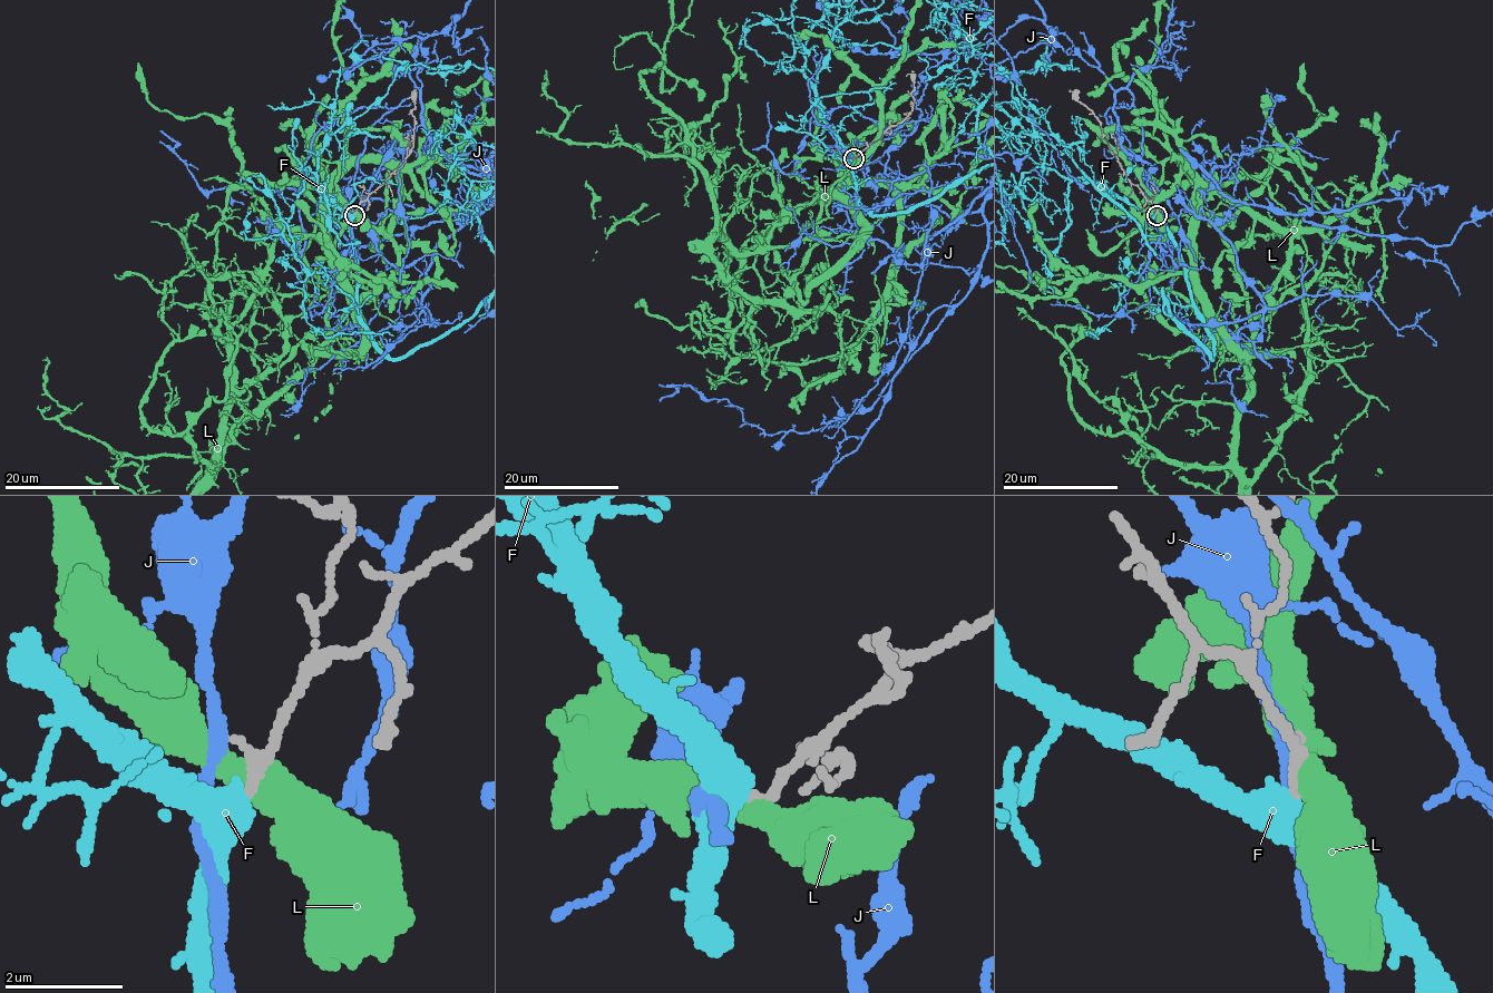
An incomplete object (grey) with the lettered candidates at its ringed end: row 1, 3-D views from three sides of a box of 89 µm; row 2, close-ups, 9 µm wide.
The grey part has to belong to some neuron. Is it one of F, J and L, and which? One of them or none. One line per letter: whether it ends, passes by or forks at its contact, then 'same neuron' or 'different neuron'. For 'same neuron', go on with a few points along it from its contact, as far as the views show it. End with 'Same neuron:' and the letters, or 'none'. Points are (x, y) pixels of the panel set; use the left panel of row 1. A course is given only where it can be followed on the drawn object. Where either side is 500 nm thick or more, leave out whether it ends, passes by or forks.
F: it passes by; same neuron
J: it passes by; different neuron
L: it passes by; different neuron
Same neuron: F

